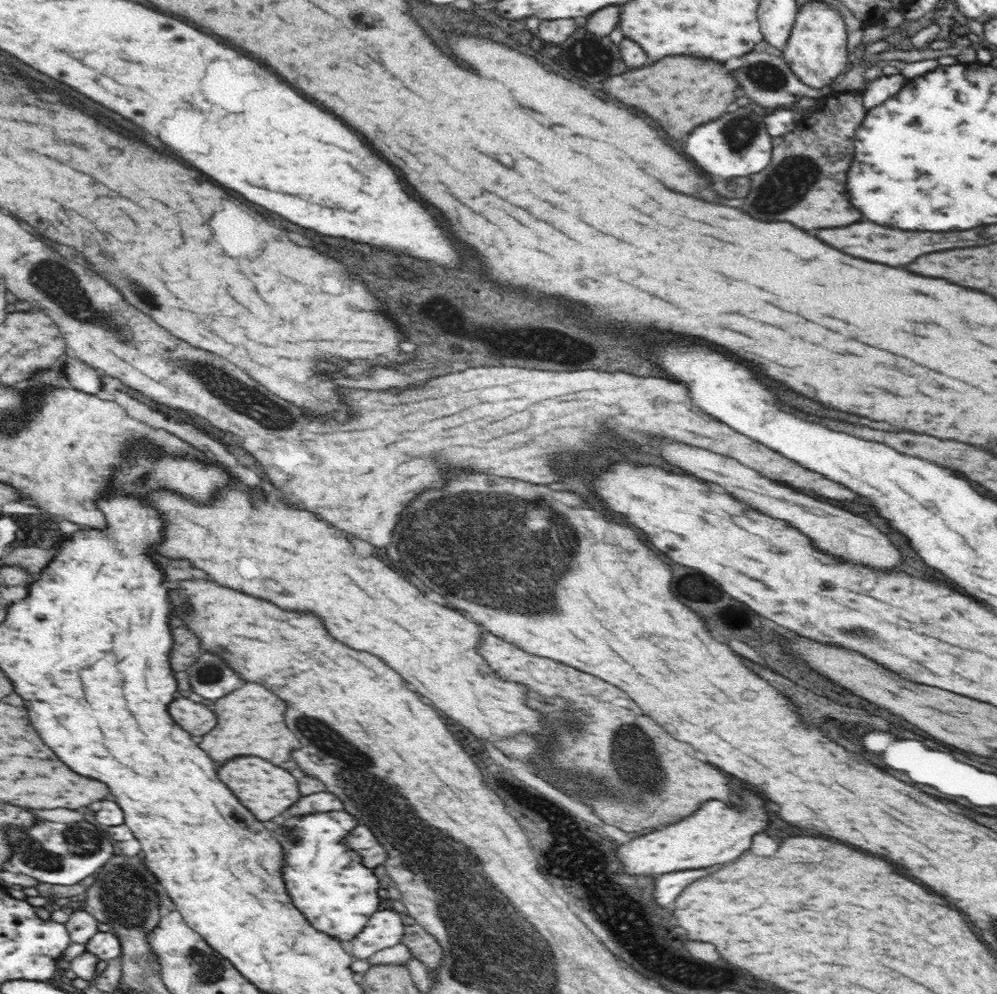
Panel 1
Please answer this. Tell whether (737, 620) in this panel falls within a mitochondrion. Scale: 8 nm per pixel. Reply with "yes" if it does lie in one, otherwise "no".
no

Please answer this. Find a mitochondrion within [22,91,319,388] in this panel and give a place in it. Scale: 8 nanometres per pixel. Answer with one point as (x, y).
(54, 279)

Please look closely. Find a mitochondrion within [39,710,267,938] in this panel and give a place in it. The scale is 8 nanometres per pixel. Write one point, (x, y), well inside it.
(127, 900)

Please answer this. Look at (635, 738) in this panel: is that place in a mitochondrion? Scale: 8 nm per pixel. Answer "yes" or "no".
yes

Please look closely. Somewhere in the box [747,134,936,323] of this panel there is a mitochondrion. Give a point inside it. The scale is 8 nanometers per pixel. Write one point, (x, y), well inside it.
(789, 183)

